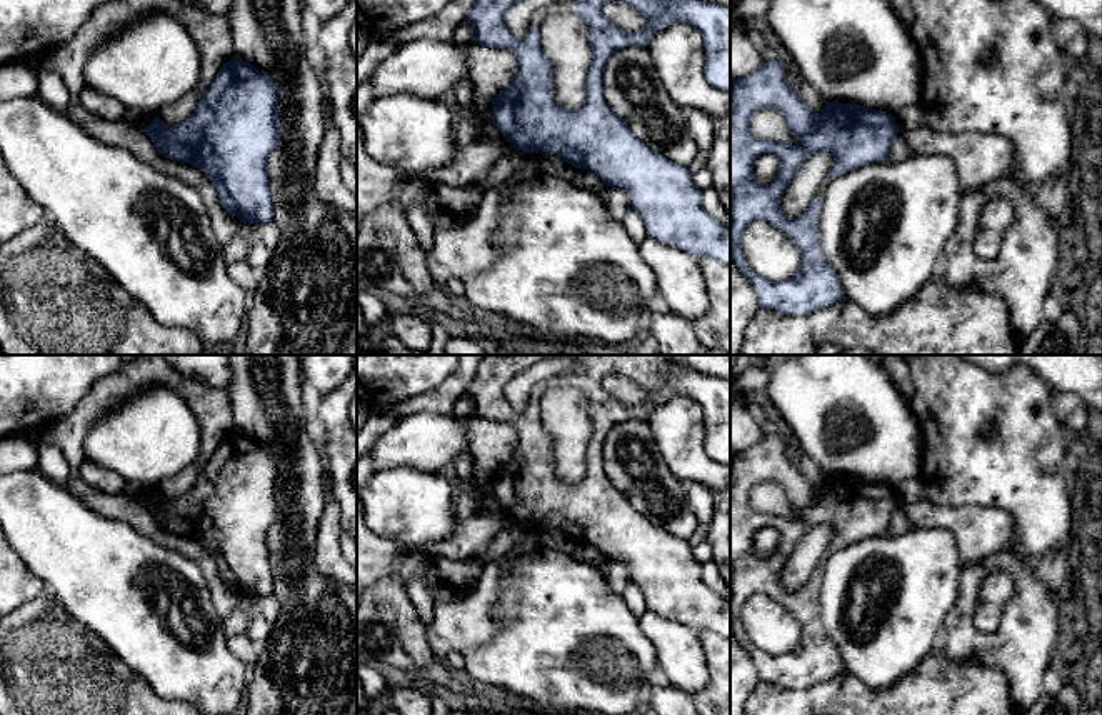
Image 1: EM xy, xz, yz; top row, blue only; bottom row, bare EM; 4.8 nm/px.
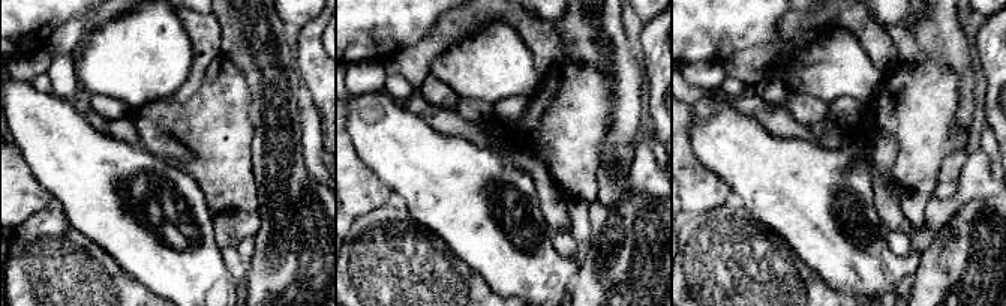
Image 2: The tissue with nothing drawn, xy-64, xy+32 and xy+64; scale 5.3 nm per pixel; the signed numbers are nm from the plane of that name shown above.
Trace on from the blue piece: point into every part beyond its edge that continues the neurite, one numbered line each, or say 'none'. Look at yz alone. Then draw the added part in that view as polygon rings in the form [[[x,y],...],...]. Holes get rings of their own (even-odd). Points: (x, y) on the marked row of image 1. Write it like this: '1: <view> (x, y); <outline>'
none

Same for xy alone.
none

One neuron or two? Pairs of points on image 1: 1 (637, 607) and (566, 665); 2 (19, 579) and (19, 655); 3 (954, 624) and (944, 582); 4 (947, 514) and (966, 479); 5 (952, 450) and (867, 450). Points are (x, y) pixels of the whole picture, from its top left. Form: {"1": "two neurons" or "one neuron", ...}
{"1": "two neurons", "2": "two neurons", "3": "two neurons", "4": "two neurons", "5": "two neurons"}

